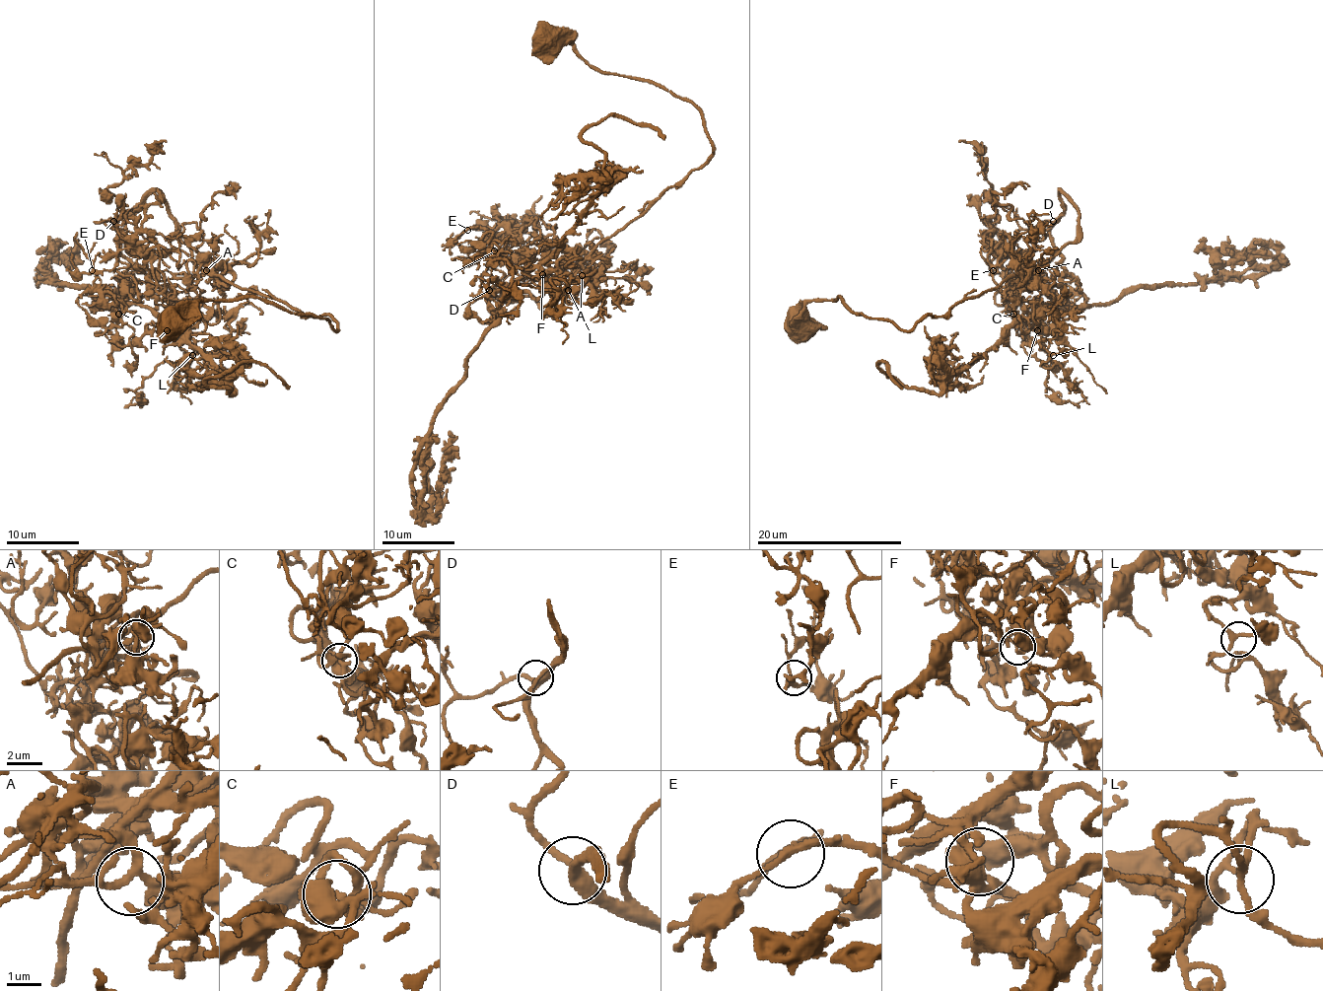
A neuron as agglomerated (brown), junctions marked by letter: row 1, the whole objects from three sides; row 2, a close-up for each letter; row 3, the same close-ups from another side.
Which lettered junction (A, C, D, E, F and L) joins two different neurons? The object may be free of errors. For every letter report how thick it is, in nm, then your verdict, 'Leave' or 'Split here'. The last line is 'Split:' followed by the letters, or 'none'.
A: Thickness 200 nm. Leave
C: Thickness 360 nm. Leave
D: Thickness 320 nm. Leave
E: Thickness 240 nm. Leave
F: Thickness 180 nm. Split here
L: Thickness 200 nm. Leave
Split: F

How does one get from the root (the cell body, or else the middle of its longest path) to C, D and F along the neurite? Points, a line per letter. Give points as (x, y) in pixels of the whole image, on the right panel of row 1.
C: (803, 322), (809, 301), (840, 297), (909, 330), (1012, 275), (1043, 279), (1058, 253), (1012, 277), (1014, 314)
D: (803, 322), (809, 301), (840, 297), (909, 330), (1012, 275), (1043, 279), (1064, 257), (1053, 221)
F: (803, 322), (809, 301), (840, 297), (857, 314), (909, 330), (1025, 274), (1036, 330)

